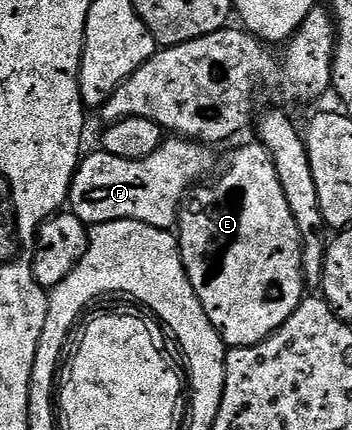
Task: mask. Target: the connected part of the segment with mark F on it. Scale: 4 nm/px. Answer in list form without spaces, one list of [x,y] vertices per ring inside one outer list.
[[[177,135],[167,136],[148,159],[116,159],[116,155],[95,151],[91,157],[83,156],[74,173],[69,208],[87,227],[109,221],[139,221],[157,229],[173,230],[182,202],[196,183],[215,172],[214,157],[209,152],[213,153],[205,144]]]

